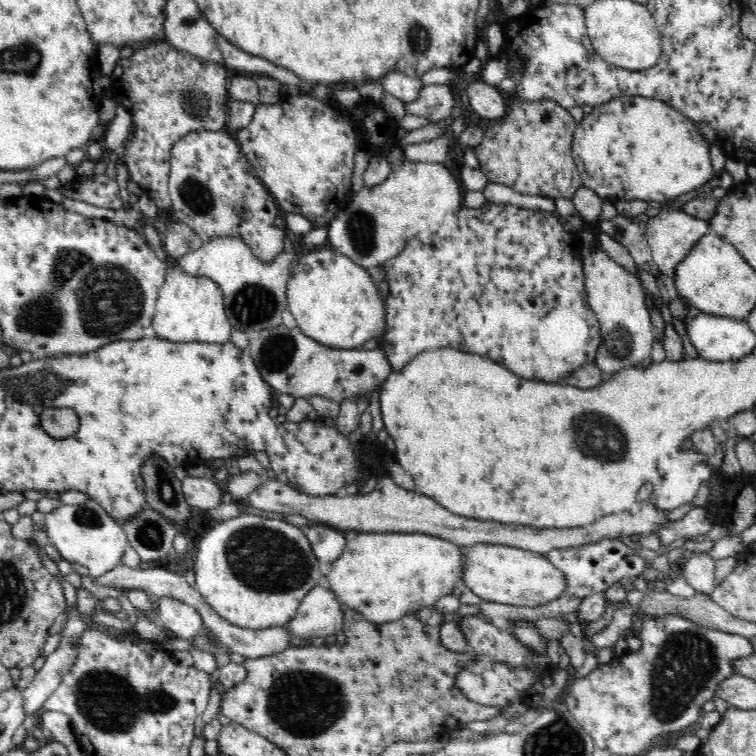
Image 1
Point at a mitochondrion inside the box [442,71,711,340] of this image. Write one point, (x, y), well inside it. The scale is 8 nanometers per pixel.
(547, 118)

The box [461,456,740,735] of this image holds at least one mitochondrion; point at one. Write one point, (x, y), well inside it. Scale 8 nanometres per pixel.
(686, 661)

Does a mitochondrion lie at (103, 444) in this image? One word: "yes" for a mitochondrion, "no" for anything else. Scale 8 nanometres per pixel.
no

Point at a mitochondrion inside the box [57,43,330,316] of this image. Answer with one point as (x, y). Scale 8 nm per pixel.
(196, 195)

